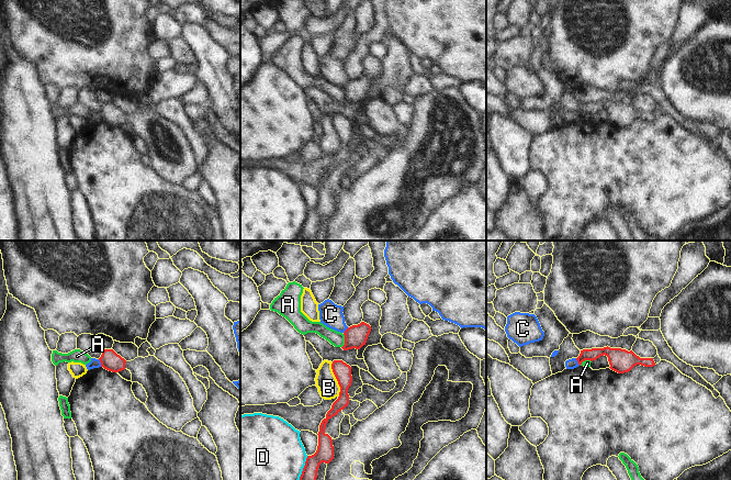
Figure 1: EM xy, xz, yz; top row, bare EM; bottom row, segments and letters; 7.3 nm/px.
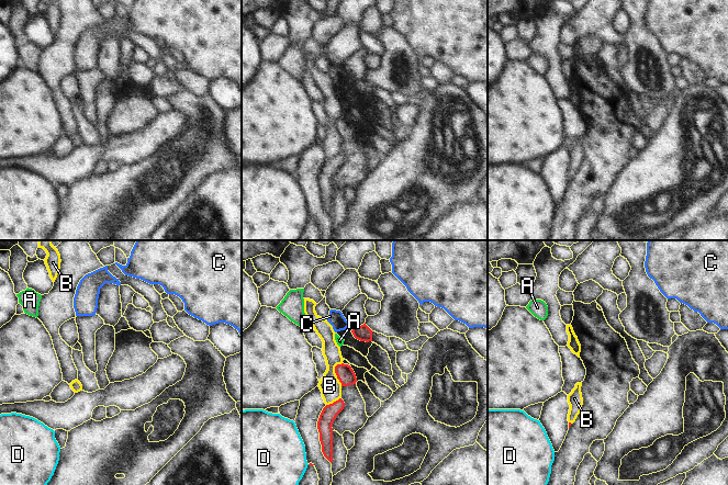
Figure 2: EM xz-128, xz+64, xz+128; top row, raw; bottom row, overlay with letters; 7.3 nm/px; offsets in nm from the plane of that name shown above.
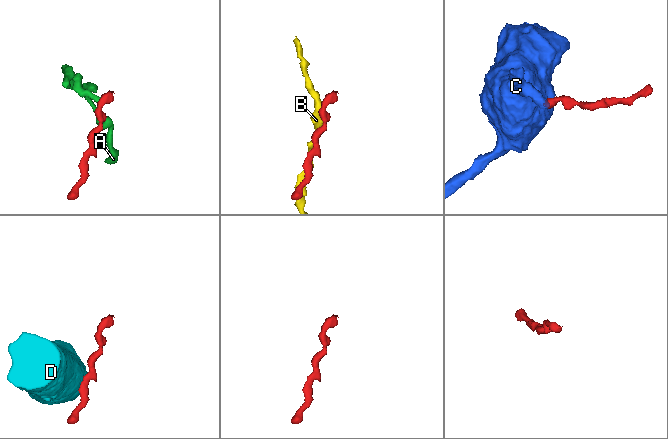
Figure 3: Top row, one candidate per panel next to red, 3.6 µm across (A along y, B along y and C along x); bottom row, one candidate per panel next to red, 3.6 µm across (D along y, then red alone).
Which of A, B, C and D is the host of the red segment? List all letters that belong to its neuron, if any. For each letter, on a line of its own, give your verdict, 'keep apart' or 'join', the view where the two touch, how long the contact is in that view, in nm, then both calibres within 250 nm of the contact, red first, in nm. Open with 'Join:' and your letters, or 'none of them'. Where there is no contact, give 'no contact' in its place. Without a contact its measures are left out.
Join: none of them
A: keep apart; meets red in xz; contact 110 nm long; 170 nm thick on the red side, 110 nm on the other
B: keep apart; meets red in xz; contact 240 nm long; 130 nm thick on the red side, 160 nm on the other
C: keep apart; meets red in xy; contact 60 nm long; 140 nm thick on the red side, 70 nm on the other
D: keep apart; meets red in xz; contact 200 nm long; 130 nm thick on the red side, 500 nm on the other

